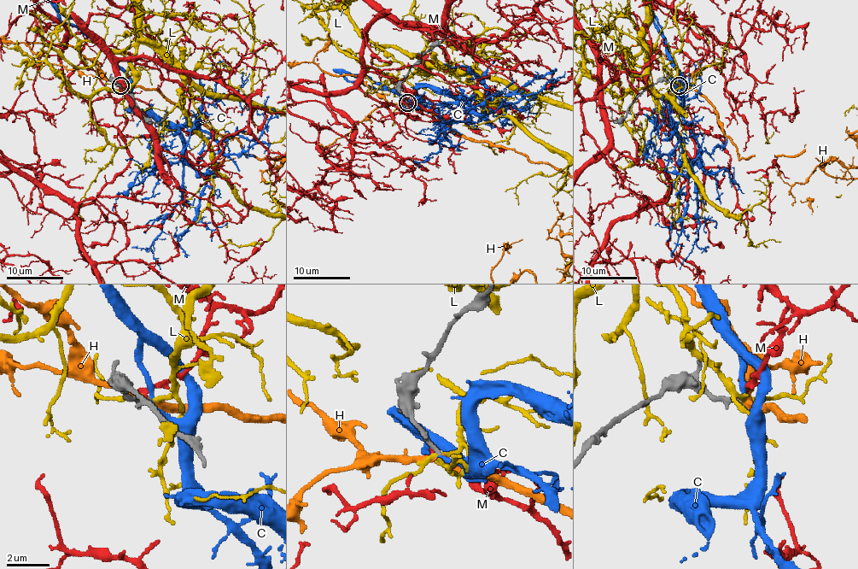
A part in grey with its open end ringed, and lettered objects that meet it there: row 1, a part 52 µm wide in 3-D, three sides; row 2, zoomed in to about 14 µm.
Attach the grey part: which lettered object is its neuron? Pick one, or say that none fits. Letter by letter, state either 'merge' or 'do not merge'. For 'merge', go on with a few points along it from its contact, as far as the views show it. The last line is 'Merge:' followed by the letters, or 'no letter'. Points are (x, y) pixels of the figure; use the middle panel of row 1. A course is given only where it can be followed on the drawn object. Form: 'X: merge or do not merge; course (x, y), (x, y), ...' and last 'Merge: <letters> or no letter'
C: do not merge
H: merge
L: do not merge
M: do not merge
Merge: H

